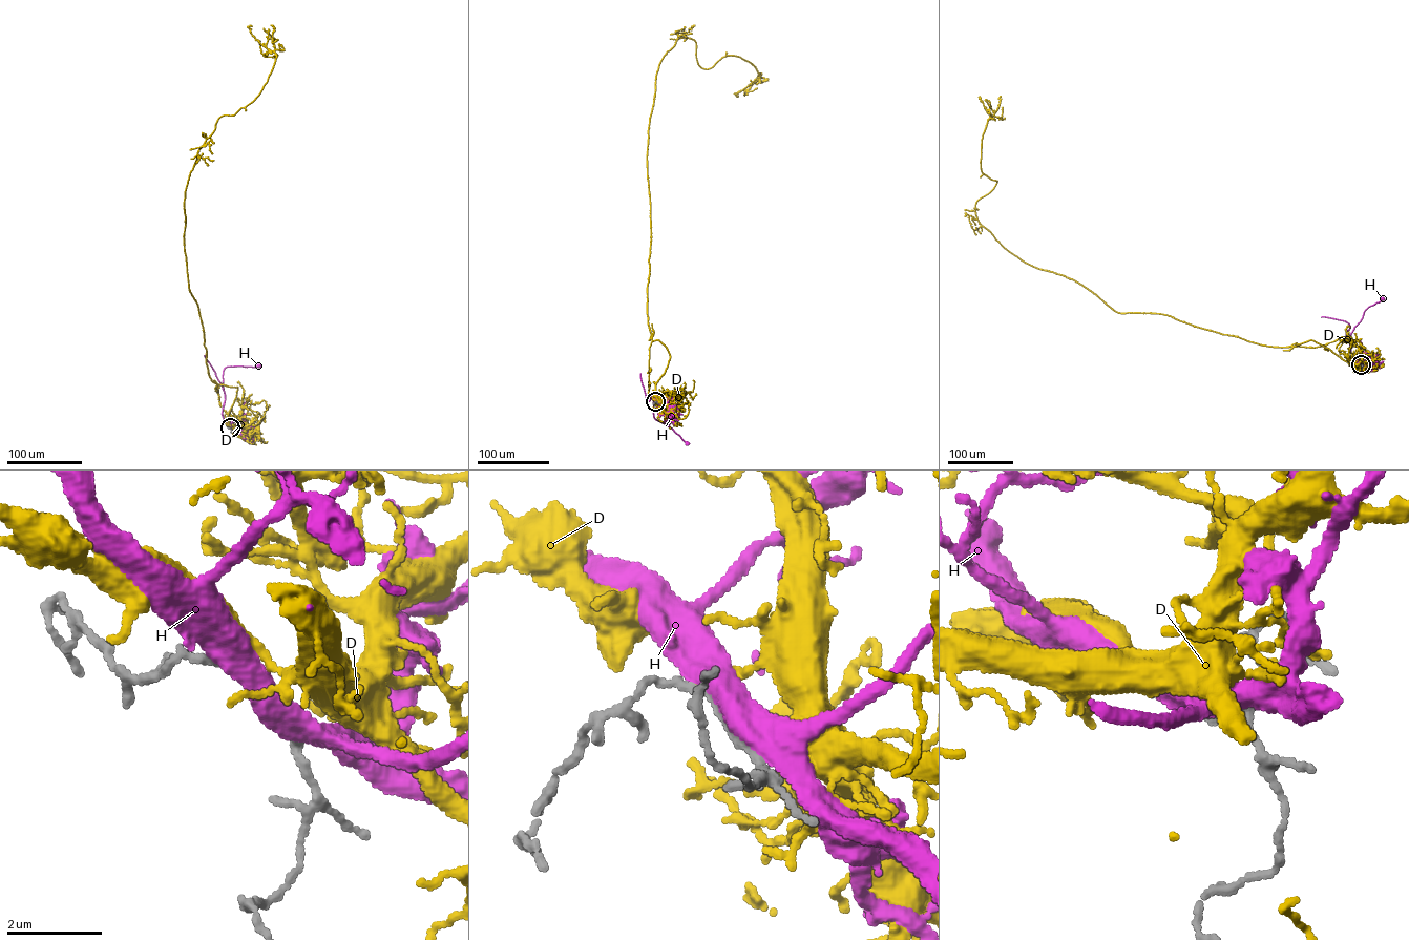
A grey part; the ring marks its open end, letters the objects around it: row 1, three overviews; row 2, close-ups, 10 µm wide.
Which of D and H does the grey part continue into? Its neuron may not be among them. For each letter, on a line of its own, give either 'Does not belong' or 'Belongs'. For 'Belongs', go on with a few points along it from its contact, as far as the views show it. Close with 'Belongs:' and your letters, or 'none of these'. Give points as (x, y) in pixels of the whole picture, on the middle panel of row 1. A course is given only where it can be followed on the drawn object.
D: Belongs. Its course: (656, 401), (670, 356), (647, 312), (658, 65), (684, 37), (703, 68), (739, 57), (759, 77), (738, 96)
H: Does not belong
Belongs: D

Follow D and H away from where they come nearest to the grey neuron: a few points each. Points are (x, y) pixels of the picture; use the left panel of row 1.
D: (230, 427), (237, 388), (209, 376), (184, 204), (217, 119), (252, 102), (274, 64), (252, 26)
H: (231, 429), (222, 414), (224, 370), (258, 366)

